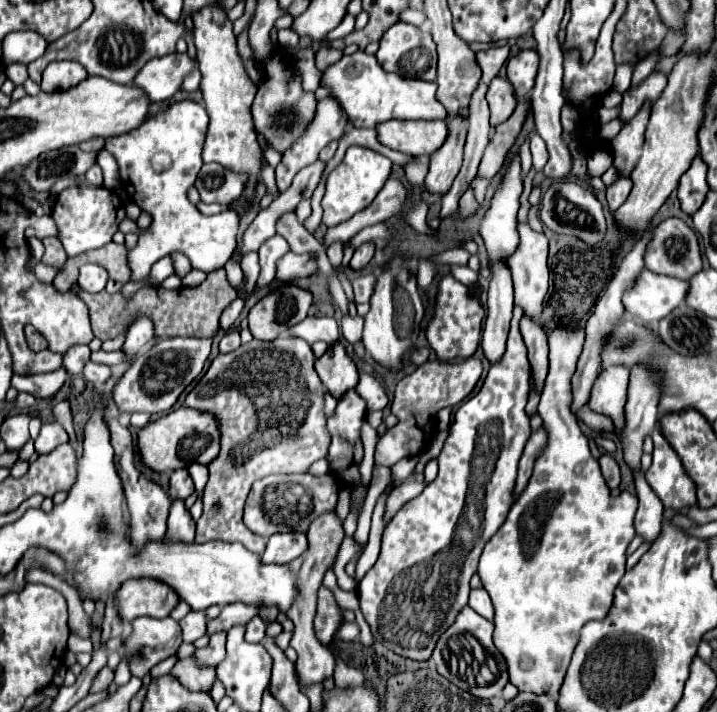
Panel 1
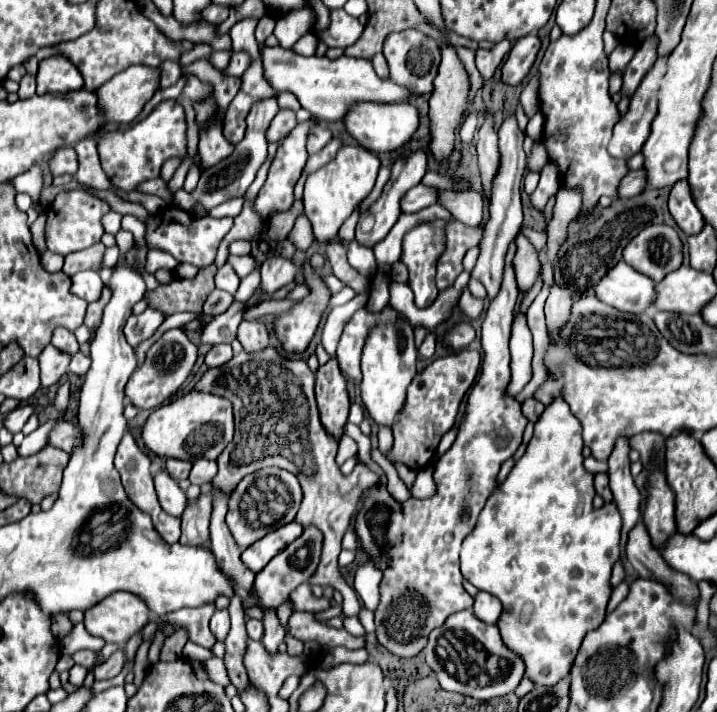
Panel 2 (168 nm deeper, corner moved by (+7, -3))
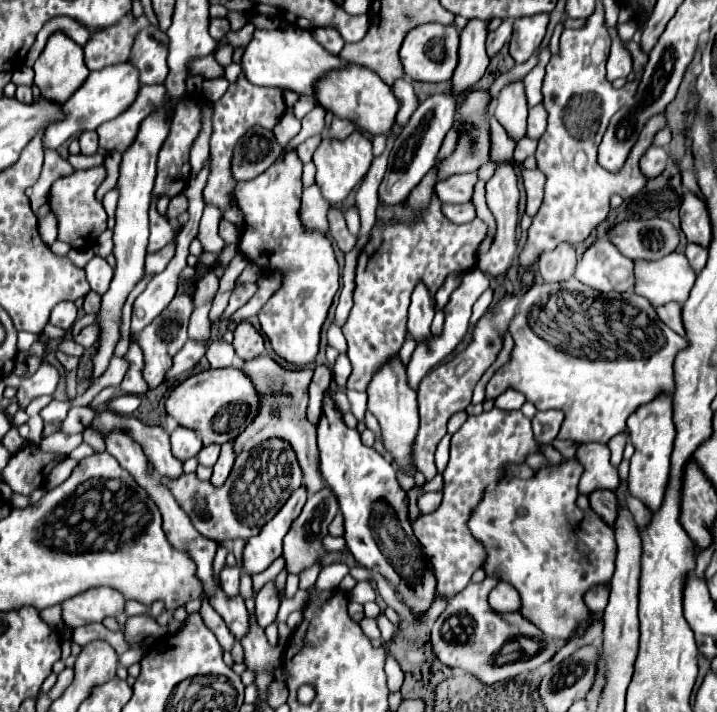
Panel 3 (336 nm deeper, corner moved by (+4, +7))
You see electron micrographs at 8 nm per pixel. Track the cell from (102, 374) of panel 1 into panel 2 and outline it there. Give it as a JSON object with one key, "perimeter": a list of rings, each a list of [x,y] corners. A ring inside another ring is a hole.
{"perimeter":[[[82,352],[76,354],[76,356],[72,356],[72,362],[70,362],[70,366],[68,366],[68,370],[70,370],[72,374],[76,374],[76,376],[86,376],[88,368],[90,368],[90,358],[84,356]]]}

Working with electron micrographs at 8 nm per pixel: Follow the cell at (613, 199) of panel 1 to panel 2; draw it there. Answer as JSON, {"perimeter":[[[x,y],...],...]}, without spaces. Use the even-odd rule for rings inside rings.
{"perimeter":[[[636,170],[636,172],[628,172],[620,186],[618,186],[618,198],[632,198],[638,196],[644,190],[646,182],[644,182],[644,170]]]}

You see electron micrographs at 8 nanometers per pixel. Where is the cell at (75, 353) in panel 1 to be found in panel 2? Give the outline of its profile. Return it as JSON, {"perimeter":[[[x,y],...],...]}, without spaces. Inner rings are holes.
{"perimeter":[[[56,328],[56,330],[54,330],[52,346],[54,346],[54,348],[58,348],[60,352],[68,354],[68,356],[78,354],[78,350],[80,350],[80,346],[78,346],[78,342],[76,342],[76,336],[74,336],[72,332],[64,330],[64,328]]]}

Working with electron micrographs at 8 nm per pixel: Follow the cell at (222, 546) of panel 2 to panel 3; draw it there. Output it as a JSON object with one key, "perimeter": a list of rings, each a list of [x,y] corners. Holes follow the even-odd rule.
{"perimeter":[[[229,440],[227,444],[221,446],[221,454],[217,464],[213,466],[213,476],[211,482],[213,484],[223,484],[223,480],[227,480],[231,468],[233,468],[233,460],[235,460],[235,452],[233,452],[233,440]]]}

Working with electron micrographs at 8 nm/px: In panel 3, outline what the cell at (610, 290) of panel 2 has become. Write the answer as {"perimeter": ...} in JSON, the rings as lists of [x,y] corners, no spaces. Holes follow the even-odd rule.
{"perimeter":[[[597,240],[581,252],[573,276],[599,292],[633,292],[635,284],[633,260],[621,256],[607,240]]]}

